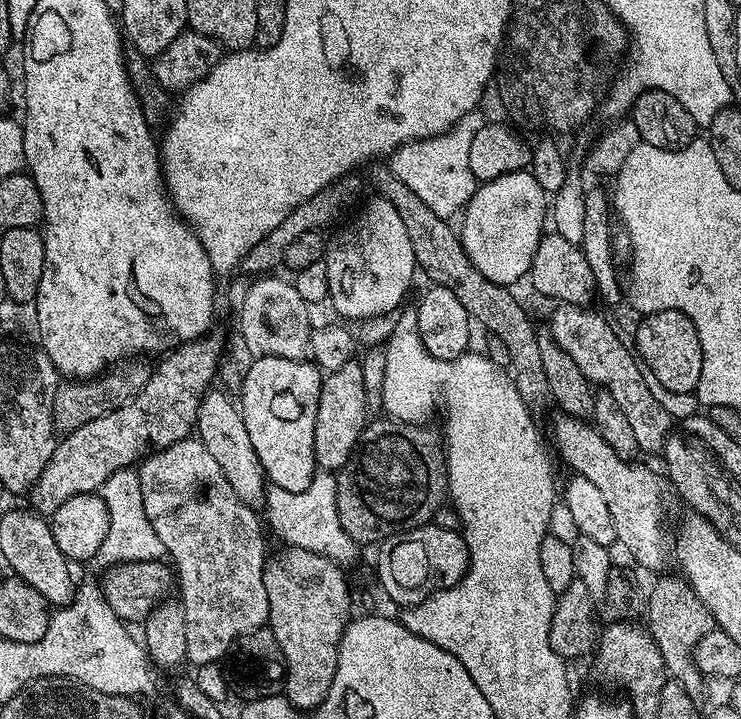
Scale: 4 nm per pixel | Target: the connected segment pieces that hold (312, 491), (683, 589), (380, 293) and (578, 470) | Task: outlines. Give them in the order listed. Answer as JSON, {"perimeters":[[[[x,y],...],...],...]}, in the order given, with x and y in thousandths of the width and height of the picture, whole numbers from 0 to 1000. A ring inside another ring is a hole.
{"perimeters":[[[[432,654],[421,663],[413,682],[387,684],[379,679],[363,677],[359,684],[359,729],[387,761],[408,762],[435,771],[449,779],[460,790],[470,793],[480,779],[483,758],[479,751],[462,737],[456,726],[456,687],[453,686],[453,662],[447,655]]],[[[901,801],[897,807],[891,807],[880,818],[880,830],[874,829],[872,834],[872,858],[874,857],[874,868],[872,866],[872,878],[876,885],[879,885],[880,892],[885,894],[885,905],[889,907],[891,914],[896,917],[896,933],[908,946],[914,946],[920,954],[920,960],[926,960],[926,965],[931,965],[937,971],[949,969],[950,965],[950,939],[942,932],[942,926],[934,919],[934,907],[942,898],[942,893],[947,893],[947,887],[953,882],[958,882],[966,873],[966,862],[958,854],[958,848],[947,837],[947,832],[939,829],[939,822],[934,819],[934,814],[928,811],[927,805],[916,804],[918,807],[911,807],[910,803]]],[[[505,273],[487,285],[482,298],[449,335],[444,335],[437,360],[445,394],[445,423],[459,438],[478,445],[533,435],[543,426],[540,423],[563,377],[548,314],[524,277]]],[[[752,577],[752,584],[745,590],[745,612],[756,626],[756,634],[772,650],[773,658],[796,665],[802,676],[812,686],[812,694],[818,697],[818,705],[823,709],[823,720],[829,720],[829,737],[833,752],[865,784],[869,790],[891,790],[901,779],[907,768],[907,745],[896,730],[896,679],[891,668],[869,645],[858,645],[853,640],[841,640],[823,620],[818,620],[818,609],[807,604],[807,598],[789,583],[765,577]]]]}

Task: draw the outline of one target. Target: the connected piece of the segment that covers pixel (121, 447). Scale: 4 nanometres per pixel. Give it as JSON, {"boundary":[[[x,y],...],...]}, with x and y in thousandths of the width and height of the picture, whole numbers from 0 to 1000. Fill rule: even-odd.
{"boundary":[[[270,466],[265,473],[255,473],[254,477],[231,485],[217,499],[223,501],[204,513],[201,530],[178,558],[148,574],[138,576],[135,581],[88,605],[77,616],[73,631],[67,631],[67,643],[62,643],[62,654],[57,654],[51,670],[46,670],[40,686],[45,701],[42,705],[54,718],[69,720],[78,709],[78,704],[84,704],[84,698],[94,698],[94,693],[117,684],[134,686],[140,677],[143,665],[148,665],[166,651],[178,651],[196,631],[206,626],[228,623],[231,618],[255,611],[265,594],[267,565],[273,565],[273,554],[287,538],[286,527],[291,529],[298,516],[297,494],[302,490],[302,478],[294,469],[286,466]]]}

